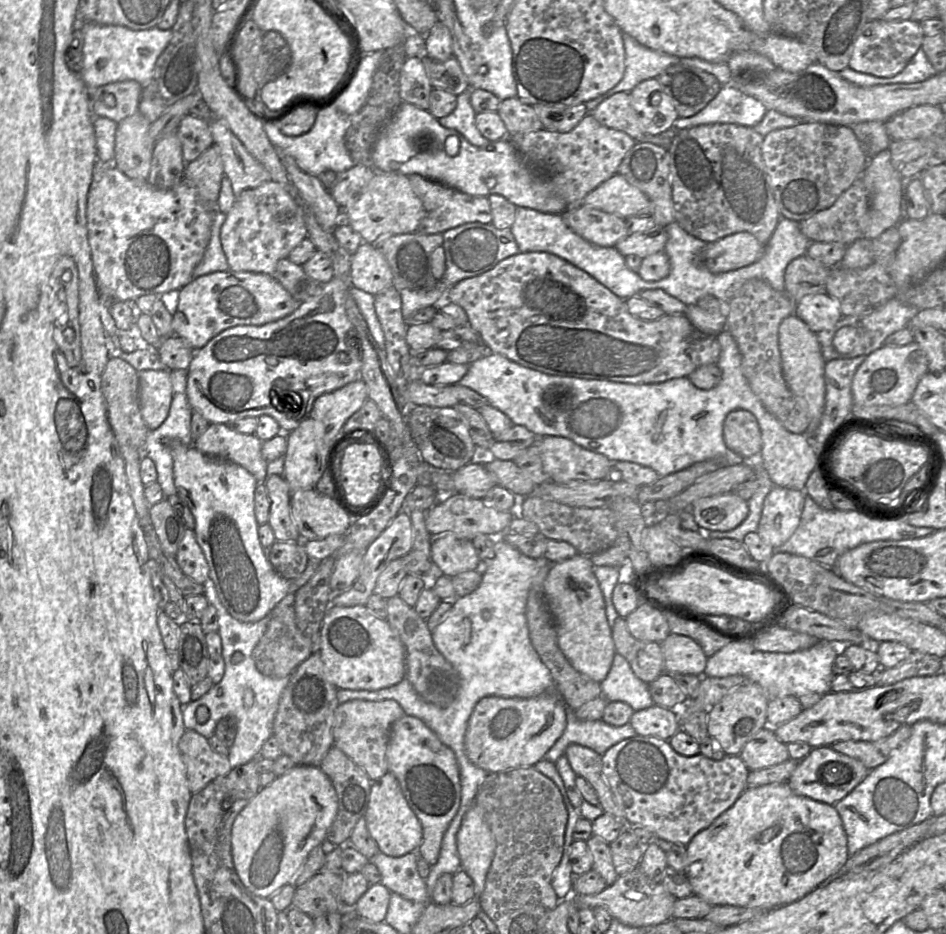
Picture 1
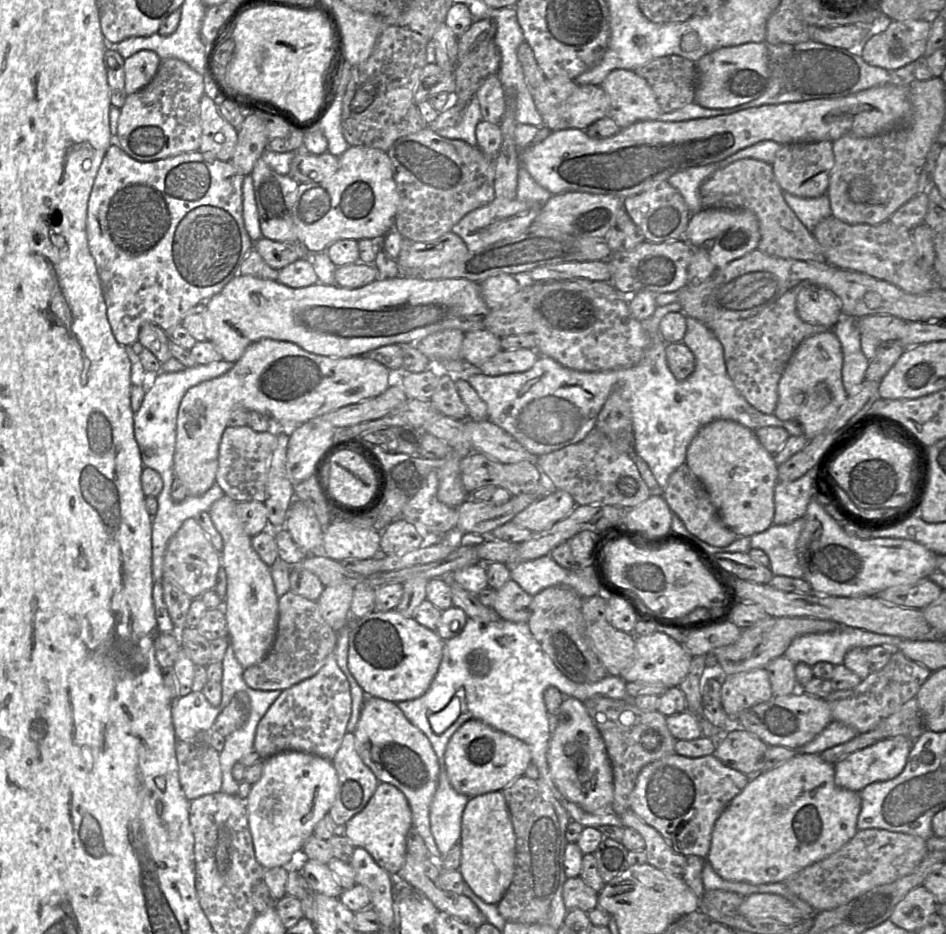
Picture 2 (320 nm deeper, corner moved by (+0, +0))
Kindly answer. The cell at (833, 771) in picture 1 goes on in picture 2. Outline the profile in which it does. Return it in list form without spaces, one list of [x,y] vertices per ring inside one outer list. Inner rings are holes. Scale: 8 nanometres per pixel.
[[[905,736],[886,738],[850,754],[835,764],[835,784],[843,789],[860,792],[869,784],[895,778],[903,771],[914,741]]]

